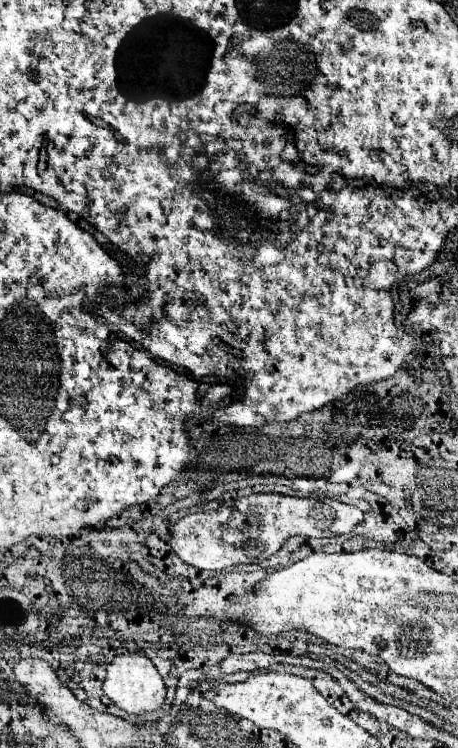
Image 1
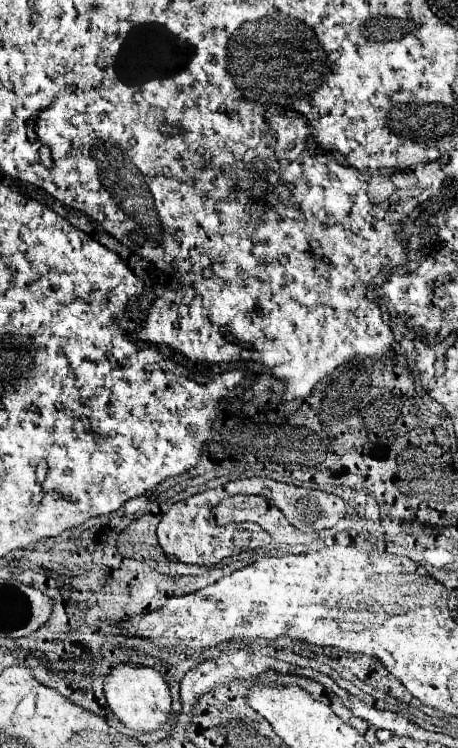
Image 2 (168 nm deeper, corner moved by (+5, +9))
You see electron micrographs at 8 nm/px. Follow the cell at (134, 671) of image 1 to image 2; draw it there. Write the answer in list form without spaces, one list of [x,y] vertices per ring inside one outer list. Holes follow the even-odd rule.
[[[119,664],[105,678],[105,698],[115,718],[131,728],[133,732],[157,732],[161,730],[171,716],[171,694],[169,686],[161,678],[161,674],[153,668],[145,666],[129,666]]]

